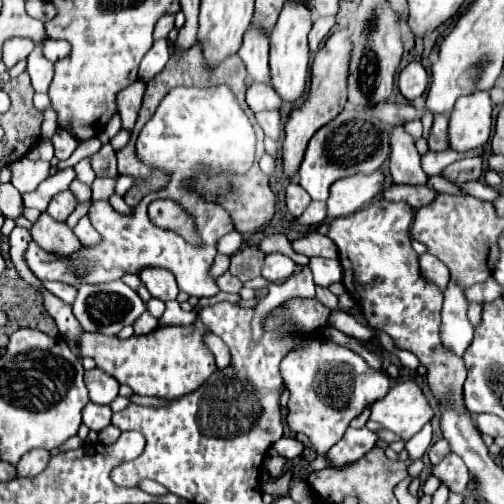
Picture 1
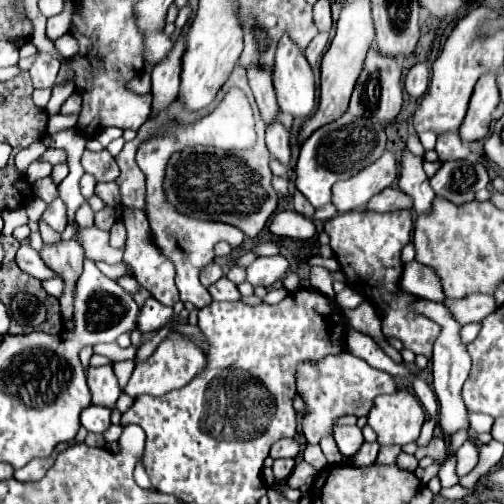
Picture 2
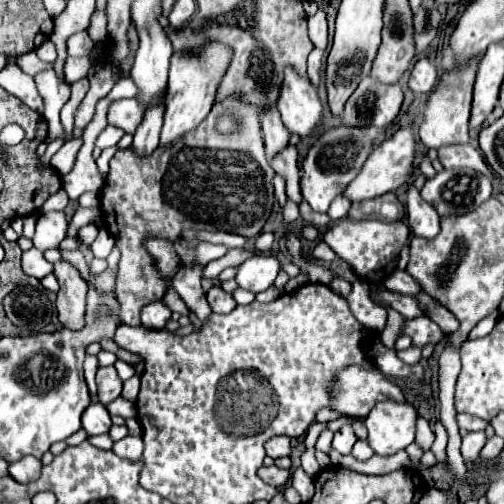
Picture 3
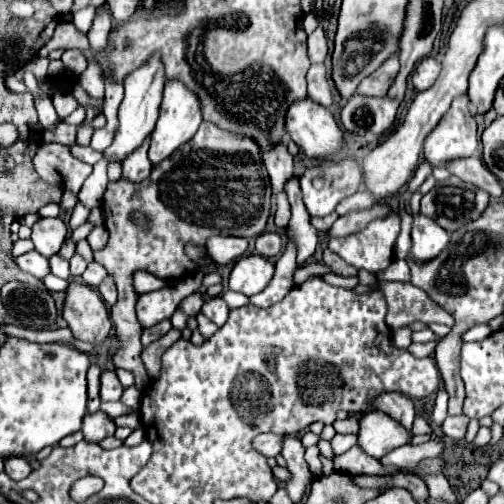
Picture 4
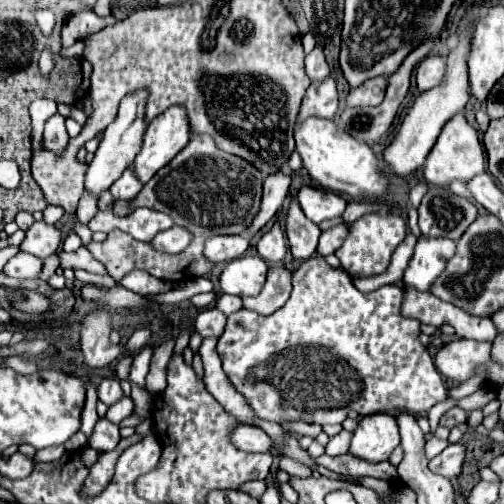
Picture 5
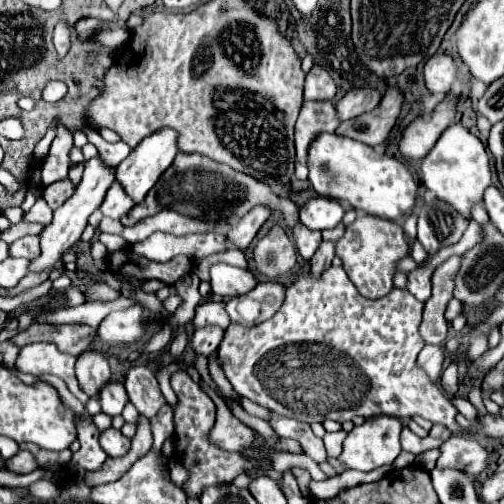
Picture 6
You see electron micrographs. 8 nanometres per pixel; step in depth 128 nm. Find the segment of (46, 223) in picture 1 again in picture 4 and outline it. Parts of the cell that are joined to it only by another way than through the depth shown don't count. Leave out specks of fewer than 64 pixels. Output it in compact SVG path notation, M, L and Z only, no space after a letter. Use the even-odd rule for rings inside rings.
M70 282L62 312L74 338L102 346L112 330L112 320L100 294L84 282Z

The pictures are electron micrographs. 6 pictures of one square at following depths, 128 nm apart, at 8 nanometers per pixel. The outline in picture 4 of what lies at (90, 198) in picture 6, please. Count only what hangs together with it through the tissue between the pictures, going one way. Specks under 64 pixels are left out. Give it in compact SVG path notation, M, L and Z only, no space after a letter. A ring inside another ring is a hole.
M152 56L152 62L132 72L132 76L128 76L128 80L124 82L124 100L118 108L118 128L112 144L102 152L106 162L124 162L126 156L138 150L142 142L152 134L158 110L160 110L162 90L164 90L164 68L160 64L160 58Z

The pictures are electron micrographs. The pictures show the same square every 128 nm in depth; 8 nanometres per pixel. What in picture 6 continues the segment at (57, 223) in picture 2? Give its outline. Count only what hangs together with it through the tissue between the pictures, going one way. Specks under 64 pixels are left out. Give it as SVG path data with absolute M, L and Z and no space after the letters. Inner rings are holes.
M24 236L20 240L16 240L14 244L10 244L10 256L14 258L26 258L26 260L34 260L40 254L40 244L38 244L38 236Z

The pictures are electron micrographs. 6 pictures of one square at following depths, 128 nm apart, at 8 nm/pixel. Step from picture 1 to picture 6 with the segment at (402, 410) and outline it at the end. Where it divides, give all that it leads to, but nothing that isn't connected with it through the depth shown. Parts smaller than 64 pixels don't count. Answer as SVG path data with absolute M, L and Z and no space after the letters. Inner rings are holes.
M376 416L362 426L354 426L344 440L344 450L338 460L346 470L370 472L384 464L392 464L402 452L400 448L402 422L392 416Z

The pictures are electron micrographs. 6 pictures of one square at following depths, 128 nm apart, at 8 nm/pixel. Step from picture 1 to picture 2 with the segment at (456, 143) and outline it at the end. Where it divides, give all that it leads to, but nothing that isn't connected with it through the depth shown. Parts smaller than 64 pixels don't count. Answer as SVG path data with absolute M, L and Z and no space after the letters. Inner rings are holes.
M484 74L472 94L468 114L464 118L464 124L460 126L460 138L470 144L476 140L486 138L490 132L492 112L500 102L500 92L496 84L496 74Z

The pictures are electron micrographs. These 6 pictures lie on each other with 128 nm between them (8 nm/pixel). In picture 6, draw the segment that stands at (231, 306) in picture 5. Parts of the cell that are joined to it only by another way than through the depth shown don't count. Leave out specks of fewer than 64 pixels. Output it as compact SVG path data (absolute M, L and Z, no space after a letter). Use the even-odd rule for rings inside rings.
M204 302L196 308L196 316L192 320L194 328L200 328L200 326L220 326L222 330L228 328L230 320L228 320L228 314L224 312L224 302Z

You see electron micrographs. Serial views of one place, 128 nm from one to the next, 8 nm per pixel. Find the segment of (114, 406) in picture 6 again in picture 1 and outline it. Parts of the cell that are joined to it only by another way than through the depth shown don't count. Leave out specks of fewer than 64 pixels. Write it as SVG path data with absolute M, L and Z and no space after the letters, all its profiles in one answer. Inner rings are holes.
M100 368L84 372L84 382L94 404L110 404L118 396L118 380Z

